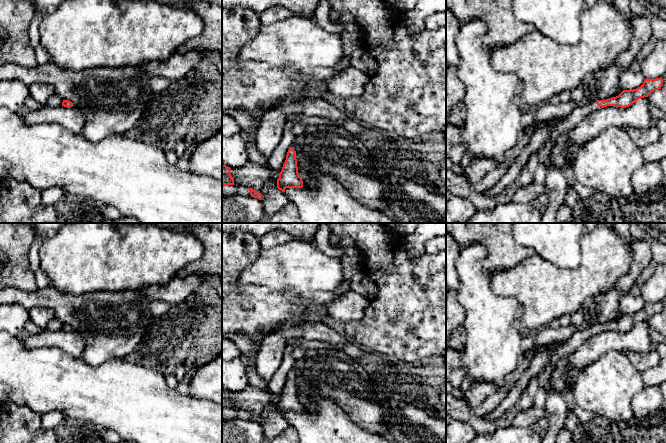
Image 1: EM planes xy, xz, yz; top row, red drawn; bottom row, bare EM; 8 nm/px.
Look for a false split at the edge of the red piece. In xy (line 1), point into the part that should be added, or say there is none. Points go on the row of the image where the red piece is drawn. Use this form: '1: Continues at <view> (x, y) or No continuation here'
1: No continuation here

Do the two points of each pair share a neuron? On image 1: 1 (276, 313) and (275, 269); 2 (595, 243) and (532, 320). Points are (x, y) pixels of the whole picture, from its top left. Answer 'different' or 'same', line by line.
1: different
2: same

